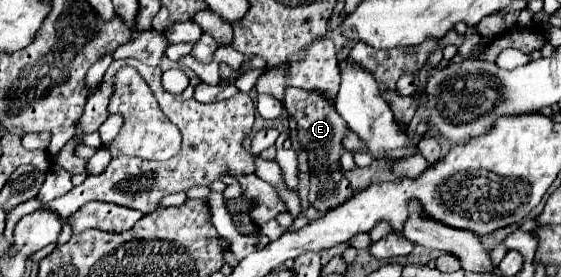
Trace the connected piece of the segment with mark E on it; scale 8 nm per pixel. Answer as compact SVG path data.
M288 88L284 106L288 114L298 124L298 142L308 148L310 160L310 206L316 208L318 214L324 214L352 196L348 180L340 172L340 150L342 150L342 136L348 130L346 122L340 118L334 106L328 104L318 92L306 92L300 88Z

